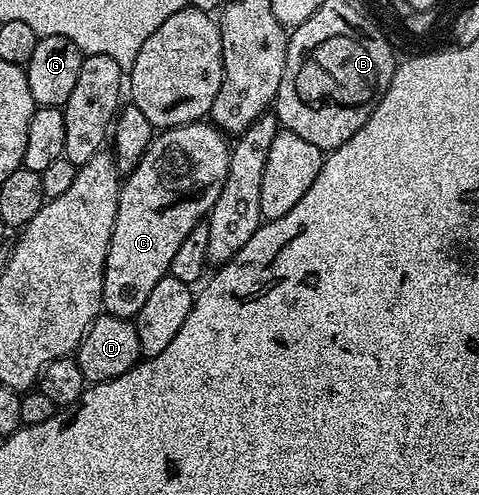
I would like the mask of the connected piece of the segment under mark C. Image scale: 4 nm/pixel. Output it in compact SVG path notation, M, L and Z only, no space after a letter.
M211 122L187 123L153 134L146 153L142 153L142 161L138 161L136 168L120 184L118 217L114 217L114 233L106 253L102 285L102 307L107 314L135 320L142 305L146 305L146 297L150 297L154 285L158 285L158 281L169 274L170 261L174 261L178 245L186 241L194 228L201 226L214 201L218 201L218 193L222 193L231 160L229 140Z

